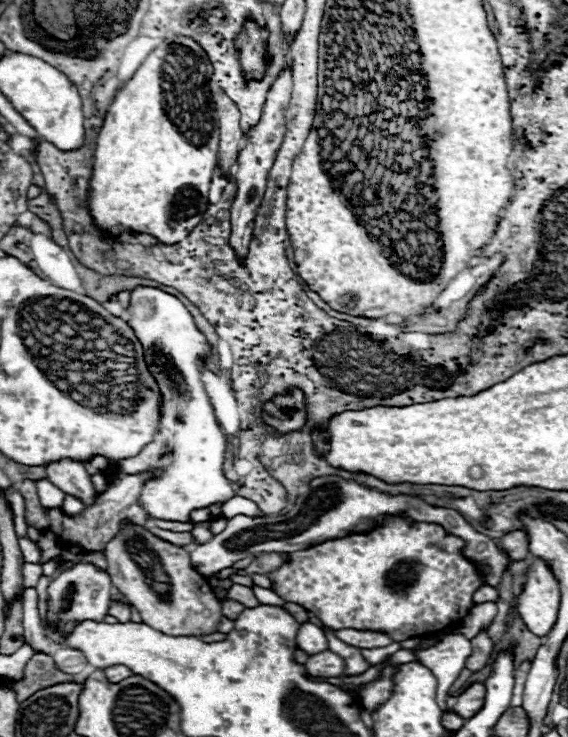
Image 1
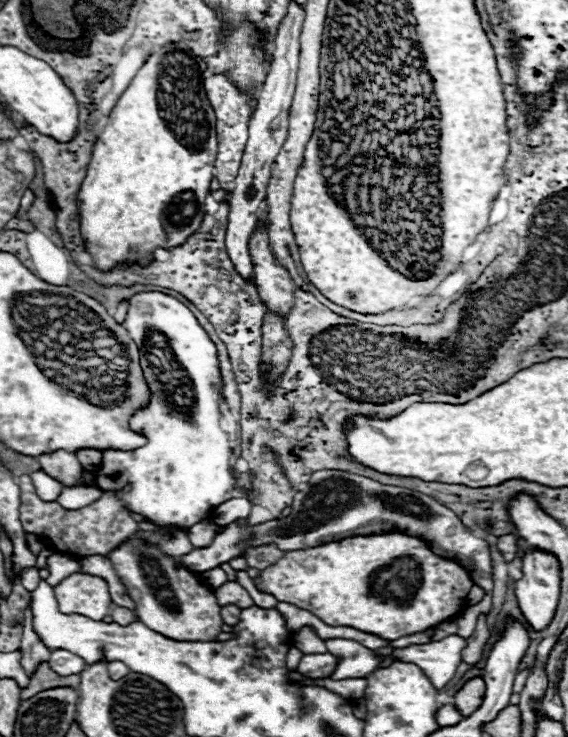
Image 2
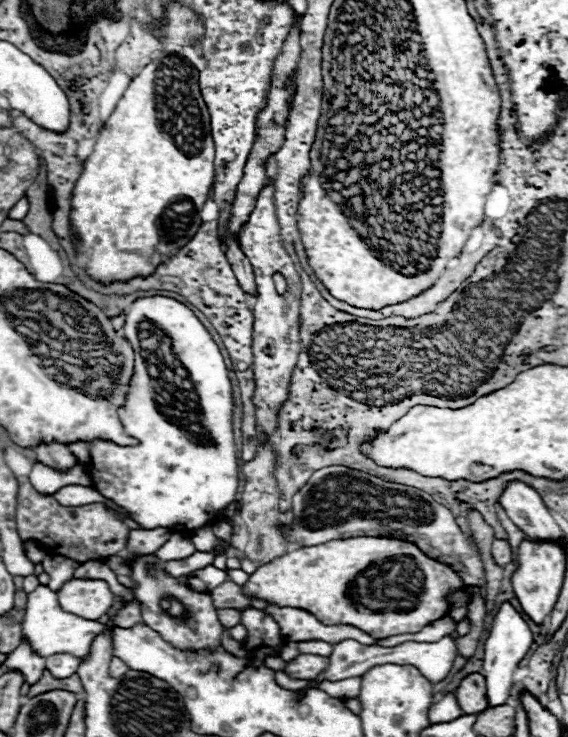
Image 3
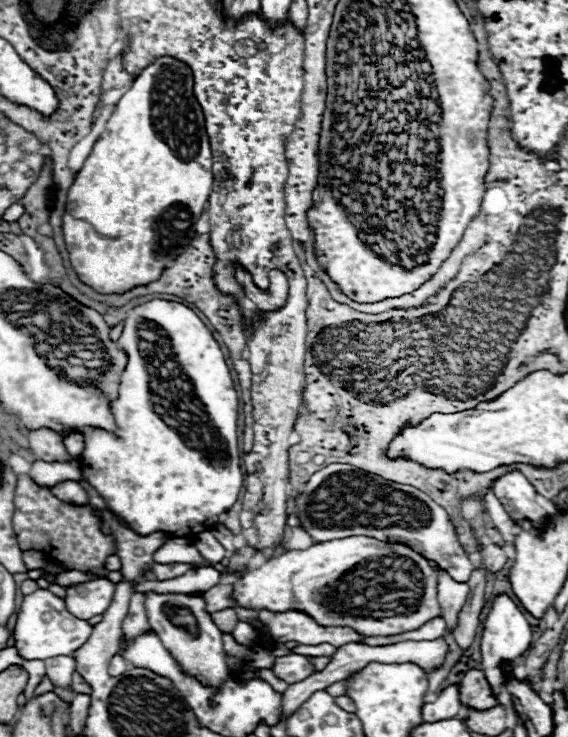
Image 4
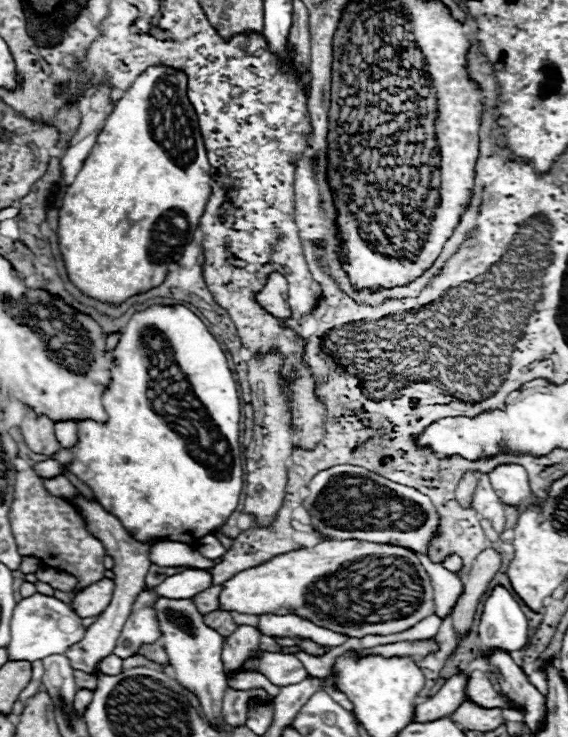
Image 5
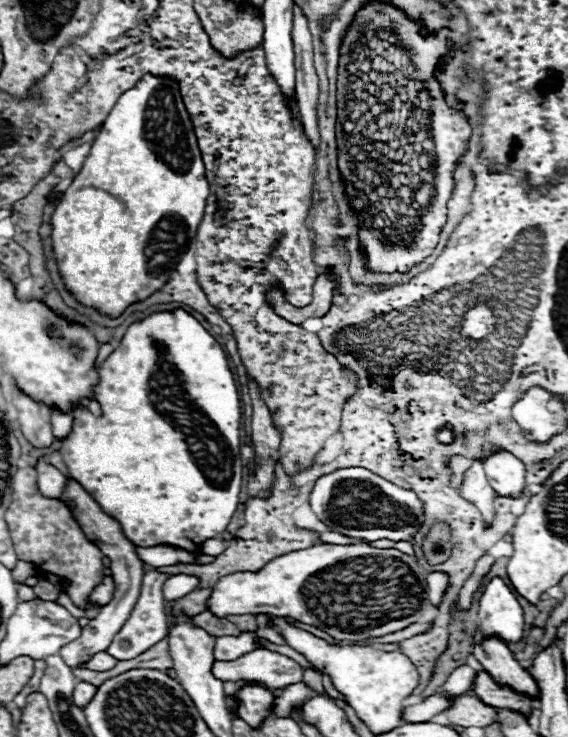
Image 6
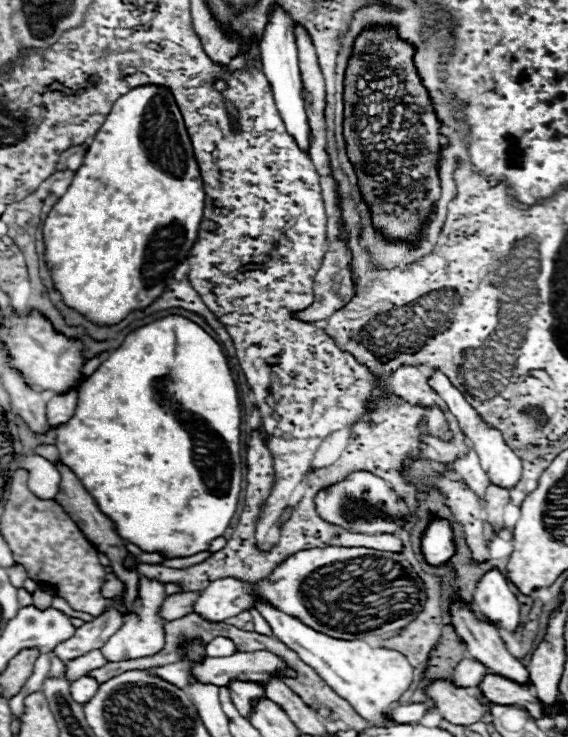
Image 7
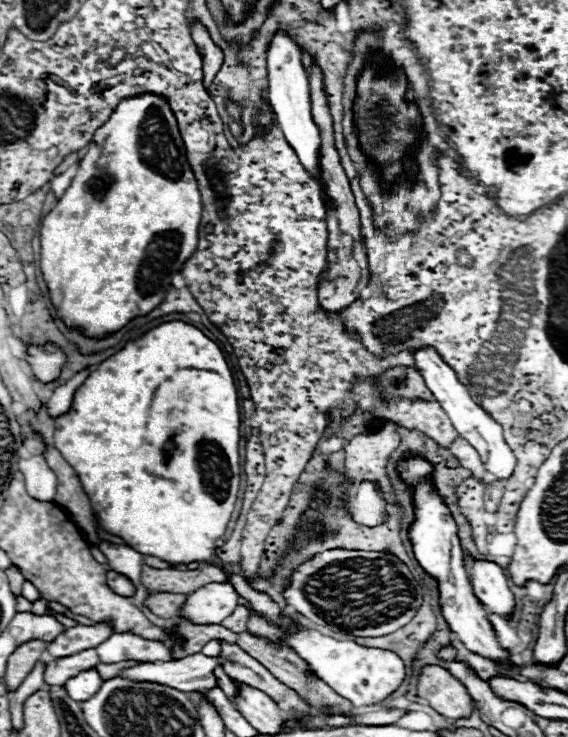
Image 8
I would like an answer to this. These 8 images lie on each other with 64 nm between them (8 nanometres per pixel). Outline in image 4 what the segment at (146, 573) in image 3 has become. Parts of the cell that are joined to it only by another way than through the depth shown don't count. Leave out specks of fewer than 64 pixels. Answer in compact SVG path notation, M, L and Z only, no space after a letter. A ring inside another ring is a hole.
M144 592L144 608L146 618L150 620L150 628L158 634L162 644L172 652L178 664L198 676L204 684L220 684L228 676L228 668L224 662L224 648L222 648L222 632L212 622L210 612L206 612L206 602L202 596L190 594L158 594L158 592Z

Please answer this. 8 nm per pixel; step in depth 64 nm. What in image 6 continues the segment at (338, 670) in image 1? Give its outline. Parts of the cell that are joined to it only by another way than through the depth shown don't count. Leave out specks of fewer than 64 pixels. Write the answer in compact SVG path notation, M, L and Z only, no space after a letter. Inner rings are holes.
M258 648L234 662L214 664L214 676L220 680L260 680L268 688L284 688L302 682L302 666L292 658Z

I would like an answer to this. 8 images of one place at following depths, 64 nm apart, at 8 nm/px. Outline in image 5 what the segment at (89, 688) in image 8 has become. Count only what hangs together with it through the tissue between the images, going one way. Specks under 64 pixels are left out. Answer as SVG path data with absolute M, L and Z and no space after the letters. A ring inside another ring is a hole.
M78 690L74 696L74 712L78 712L78 716L84 716L86 706L92 700L92 692L90 690Z

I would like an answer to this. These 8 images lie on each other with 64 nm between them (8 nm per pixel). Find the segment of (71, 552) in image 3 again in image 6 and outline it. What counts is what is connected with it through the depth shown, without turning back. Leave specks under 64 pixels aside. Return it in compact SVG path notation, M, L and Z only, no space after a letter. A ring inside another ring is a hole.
M28 466L18 470L12 488L14 488L12 504L8 506L4 518L10 530L14 550L18 552L18 558L32 562L42 572L52 572L66 578L68 580L66 594L78 608L84 608L88 594L104 578L104 564L102 564L104 554L92 540L86 538L80 524L74 520L70 508L62 500L46 498L38 492L34 468Z

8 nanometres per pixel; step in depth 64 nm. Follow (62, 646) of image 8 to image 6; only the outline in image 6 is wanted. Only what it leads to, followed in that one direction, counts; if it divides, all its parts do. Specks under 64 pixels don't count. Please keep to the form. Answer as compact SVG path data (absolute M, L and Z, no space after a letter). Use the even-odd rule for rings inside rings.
M68 478L68 484L66 484L66 492L60 496L62 502L66 502L66 506L72 510L74 518L78 520L80 528L86 532L86 536L98 544L98 548L102 550L104 556L110 558L110 570L112 570L112 578L116 582L116 592L114 592L114 598L98 612L98 616L94 620L90 620L88 626L82 628L82 634L78 640L74 640L72 644L66 644L62 650L60 650L60 656L64 658L64 662L68 666L80 666L84 664L86 660L90 660L94 654L98 652L106 652L108 644L114 640L114 636L120 632L120 628L124 626L124 622L128 620L136 600L138 600L138 594L140 594L140 588L142 588L142 576L146 572L146 564L138 558L136 554L136 546L124 536L122 532L122 526L118 520L114 520L112 516L108 516L106 512L102 512L102 508L98 506L98 502L72 478Z

